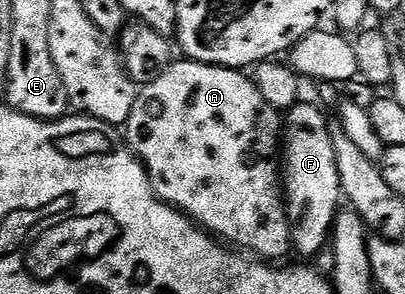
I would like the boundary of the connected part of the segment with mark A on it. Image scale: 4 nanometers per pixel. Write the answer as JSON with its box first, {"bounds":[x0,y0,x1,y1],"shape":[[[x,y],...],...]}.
{"bounds":[123,58,291,262],"shape":[[[188,58],[178,59],[161,77],[138,91],[123,135],[129,149],[145,165],[158,200],[184,212],[194,224],[218,241],[244,250],[262,261],[277,262],[280,256],[291,252],[289,214],[283,195],[283,168],[279,163],[279,153],[283,148],[283,120],[278,109],[263,102],[263,94],[259,94],[244,71],[217,68]]]}

